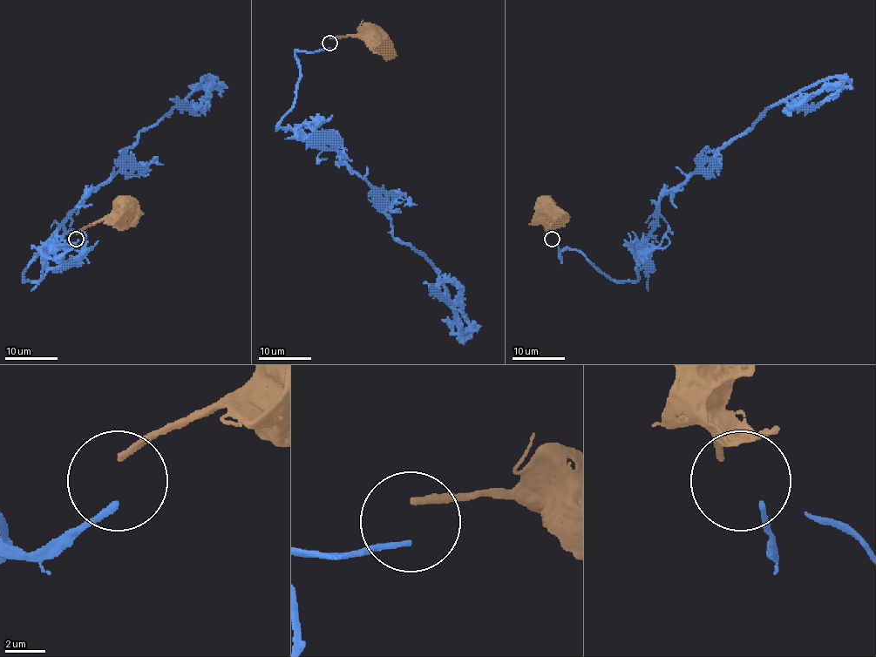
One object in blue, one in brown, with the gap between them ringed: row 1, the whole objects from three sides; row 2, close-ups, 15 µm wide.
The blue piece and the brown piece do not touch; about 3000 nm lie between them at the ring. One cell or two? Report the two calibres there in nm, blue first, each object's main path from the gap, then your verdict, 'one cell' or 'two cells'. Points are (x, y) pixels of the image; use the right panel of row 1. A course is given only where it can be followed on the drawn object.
280 nm thick on the blue side, 320 nm on the other; blue runs (557, 245), (634, 281), (665, 194), (776, 104), (815, 106), (838, 88), (782, 111); brown runs (547, 234), (545, 218), (547, 215), (542, 205); one cell

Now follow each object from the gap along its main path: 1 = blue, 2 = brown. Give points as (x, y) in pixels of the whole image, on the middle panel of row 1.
1: (329, 48), (295, 53), (277, 129), (334, 148), (374, 188), (465, 328), (444, 273)
2: (329, 38), (363, 36), (365, 38), (374, 33)

